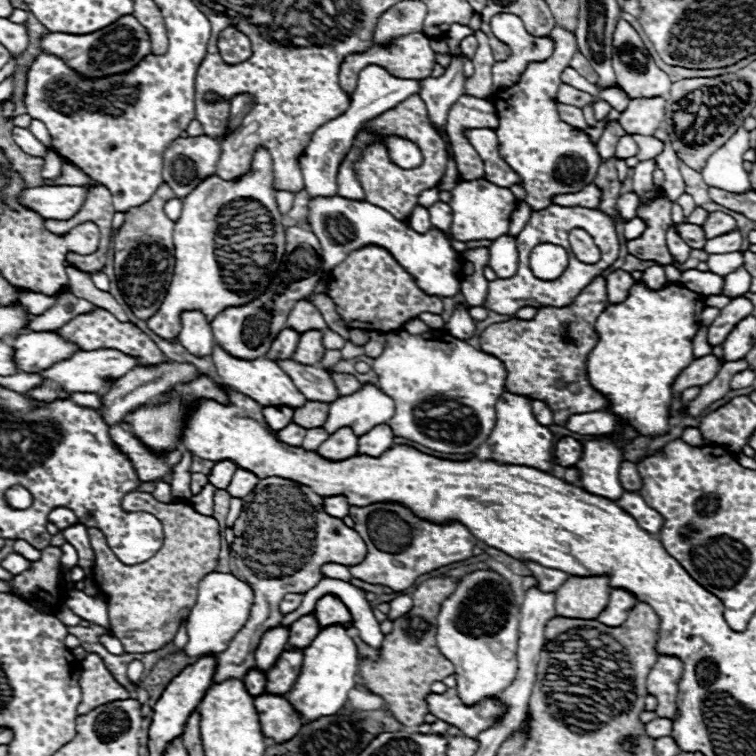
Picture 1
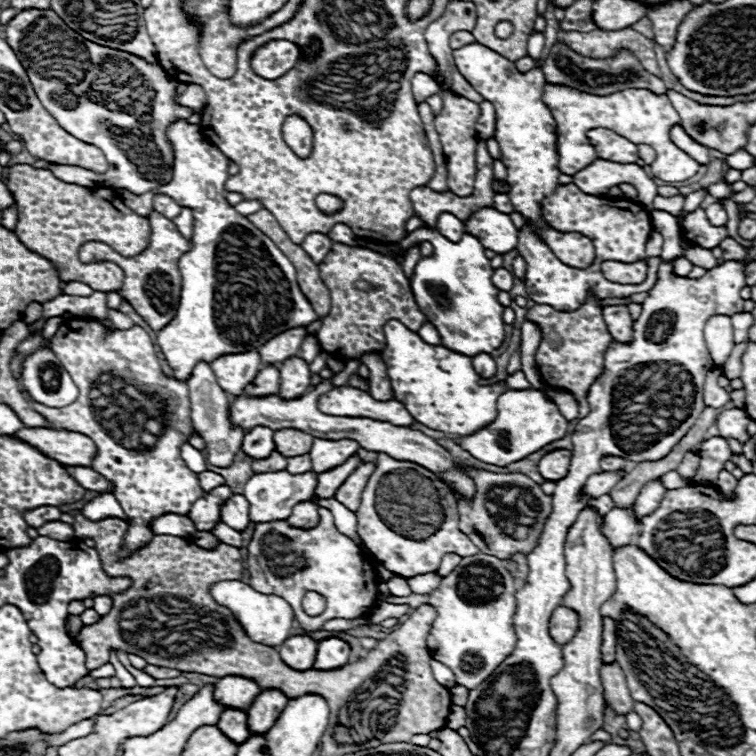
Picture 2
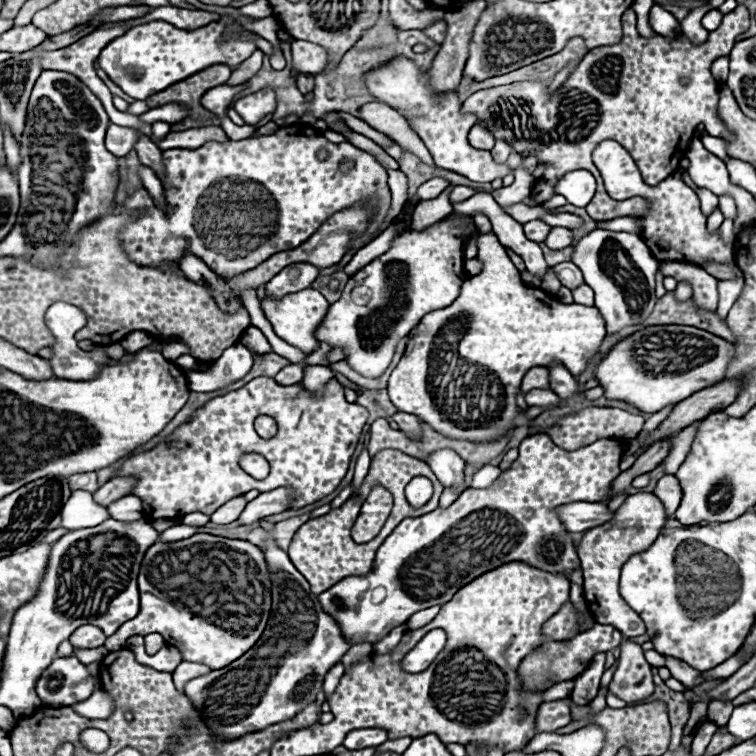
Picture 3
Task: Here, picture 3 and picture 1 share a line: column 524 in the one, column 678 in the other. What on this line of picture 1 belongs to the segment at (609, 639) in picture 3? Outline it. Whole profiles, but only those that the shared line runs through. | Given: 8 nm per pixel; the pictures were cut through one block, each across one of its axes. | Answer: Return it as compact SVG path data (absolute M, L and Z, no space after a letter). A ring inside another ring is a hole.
M658 656L658 662L648 674L648 692L656 696L656 714L660 718L674 718L676 714L676 694L682 676L682 662L676 656Z

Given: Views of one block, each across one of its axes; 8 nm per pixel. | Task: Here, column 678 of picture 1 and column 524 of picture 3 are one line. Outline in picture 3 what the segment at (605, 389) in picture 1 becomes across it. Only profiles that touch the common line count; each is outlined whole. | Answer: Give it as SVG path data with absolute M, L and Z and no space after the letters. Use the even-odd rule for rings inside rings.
M494 232L478 236L478 258L484 268L478 276L464 280L460 296L454 304L428 312L420 324L410 332L404 356L416 356L416 376L414 372L402 372L400 390L388 390L388 396L398 402L406 402L412 408L398 408L398 412L416 414L426 420L436 432L450 438L490 442L504 436L514 428L514 418L518 416L516 392L520 388L522 376L534 366L550 366L552 362L564 364L574 376L584 372L590 358L598 354L600 342L606 336L606 324L602 314L594 306L582 304L560 304L552 294L540 288L528 288L520 280L520 272L510 262L506 248L498 242ZM432 370L432 392L428 390L428 374Z

